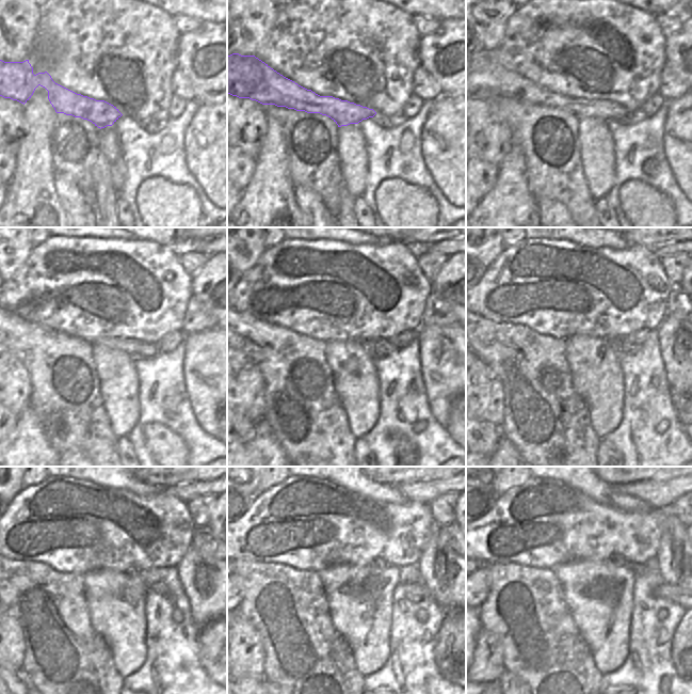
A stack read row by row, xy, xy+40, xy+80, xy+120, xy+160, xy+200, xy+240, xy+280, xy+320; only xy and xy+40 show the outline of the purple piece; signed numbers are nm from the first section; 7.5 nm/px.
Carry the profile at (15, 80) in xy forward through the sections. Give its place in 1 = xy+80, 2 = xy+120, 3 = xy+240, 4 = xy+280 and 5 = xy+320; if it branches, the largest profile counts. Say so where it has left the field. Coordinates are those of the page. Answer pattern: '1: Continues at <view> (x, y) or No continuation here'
1: Continues at xy+80 (487, 79)
2: Continues at xy+120 (135, 348)
3: Continues at xy+240 (159, 587)
4: Continues at xy+280 (415, 592)
5: Continues at xy+320 (682, 597).

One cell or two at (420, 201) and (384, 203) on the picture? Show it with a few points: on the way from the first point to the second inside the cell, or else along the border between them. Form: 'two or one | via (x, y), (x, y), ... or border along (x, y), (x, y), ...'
one | via (412, 203), (392, 203)

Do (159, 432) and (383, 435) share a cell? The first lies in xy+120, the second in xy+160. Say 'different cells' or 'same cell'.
different cells

